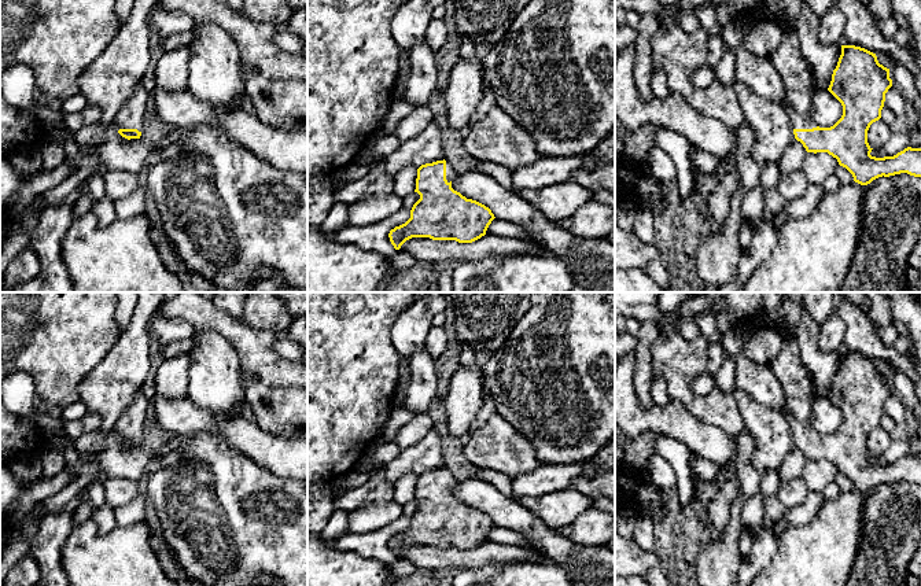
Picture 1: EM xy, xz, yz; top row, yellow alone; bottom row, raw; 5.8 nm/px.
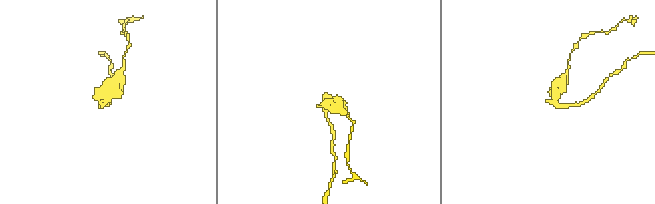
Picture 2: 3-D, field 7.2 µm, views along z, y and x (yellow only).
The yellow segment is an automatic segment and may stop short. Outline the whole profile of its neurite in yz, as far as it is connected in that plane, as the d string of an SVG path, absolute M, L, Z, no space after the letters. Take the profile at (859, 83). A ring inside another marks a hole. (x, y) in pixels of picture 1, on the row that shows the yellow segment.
M841 45L828 91L841 103L843 115L830 128L819 128L797 114L785 97L793 134L807 152L828 152L846 167L861 185L878 177L907 173L921 177L921 148L907 147L894 156L872 156L867 143L870 125L881 118L885 93L892 86L889 69L878 63L876 54L855 45Z

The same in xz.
M445 159L417 169L415 192L420 199L413 204L410 218L388 233L395 250L412 237L472 243L486 235L494 214L485 204L454 191L452 183L456 177Z

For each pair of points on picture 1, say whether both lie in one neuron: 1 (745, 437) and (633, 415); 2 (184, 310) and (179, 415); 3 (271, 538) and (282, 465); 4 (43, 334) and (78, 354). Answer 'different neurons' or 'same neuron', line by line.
1: different neurons
2: different neurons
3: different neurons
4: same neuron

